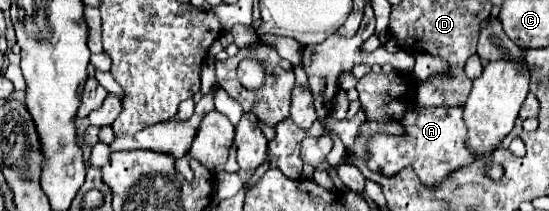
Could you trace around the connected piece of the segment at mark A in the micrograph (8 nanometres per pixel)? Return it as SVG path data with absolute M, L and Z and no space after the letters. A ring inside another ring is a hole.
M412 108L404 112L400 118L400 124L404 128L402 136L386 136L386 134L372 134L366 144L366 166L372 172L380 172L385 177L391 177L400 172L405 165L412 166L420 180L426 186L436 186L444 174L450 174L452 170L458 170L460 166L466 166L474 162L472 154L464 150L464 120L462 120L462 108Z

